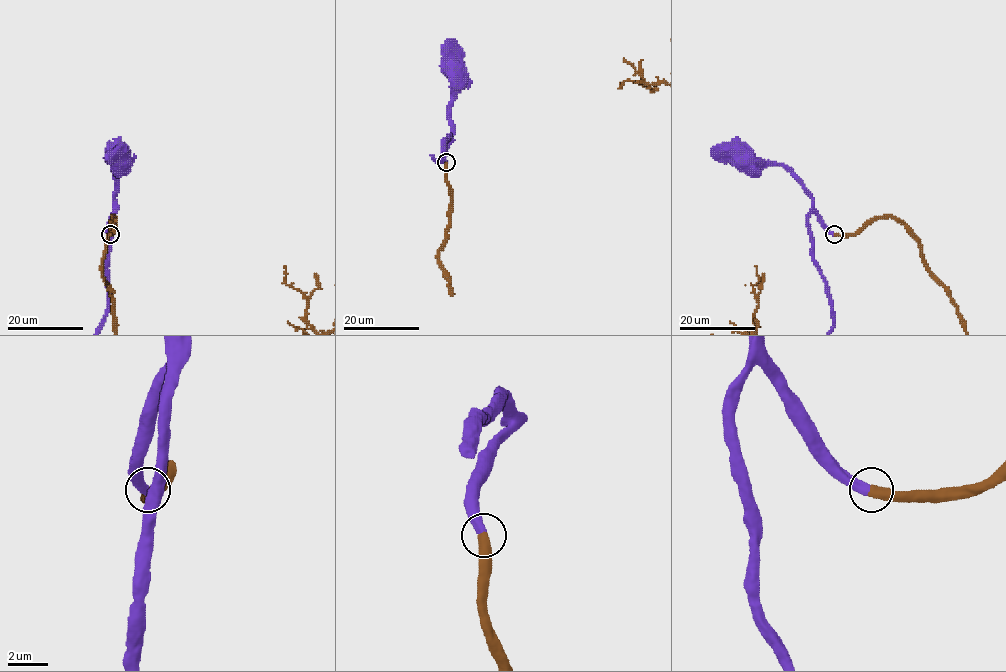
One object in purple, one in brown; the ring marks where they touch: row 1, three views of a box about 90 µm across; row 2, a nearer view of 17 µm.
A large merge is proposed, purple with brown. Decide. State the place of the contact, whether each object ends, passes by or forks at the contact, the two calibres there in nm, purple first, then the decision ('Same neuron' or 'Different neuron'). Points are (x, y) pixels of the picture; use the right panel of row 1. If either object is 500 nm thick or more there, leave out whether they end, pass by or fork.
Place: (834, 234). Thickness 480 nm (purple) against 500 nm. Same neuron

